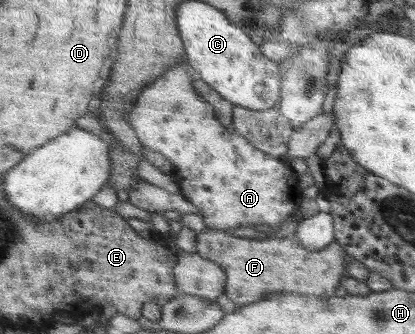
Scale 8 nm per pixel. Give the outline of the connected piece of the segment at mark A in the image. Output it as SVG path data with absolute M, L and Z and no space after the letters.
M188 65L176 67L160 77L156 85L150 85L150 93L142 93L130 121L148 148L162 153L174 163L174 176L182 183L187 198L203 211L210 228L229 231L231 227L252 227L258 223L274 226L301 207L296 205L296 199L301 198L299 179L292 179L292 171L281 158L276 159L251 143L244 143L244 137L230 135L222 127L216 119L214 105L198 93Z

